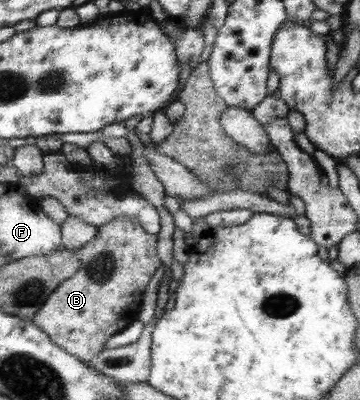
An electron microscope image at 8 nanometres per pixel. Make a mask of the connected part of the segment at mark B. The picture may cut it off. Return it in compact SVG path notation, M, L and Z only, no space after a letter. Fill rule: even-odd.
M117 217L99 226L99 233L76 251L79 269L64 280L31 320L55 342L60 349L79 358L84 364L90 362L103 350L103 345L112 335L122 331L129 323L137 320L141 306L141 293L146 289L154 272L161 267L156 255L156 234L149 234L129 217Z

